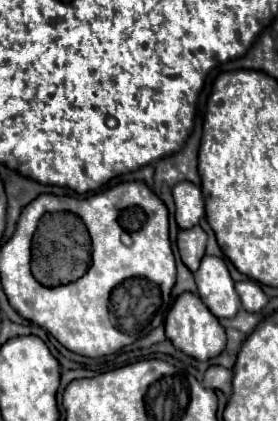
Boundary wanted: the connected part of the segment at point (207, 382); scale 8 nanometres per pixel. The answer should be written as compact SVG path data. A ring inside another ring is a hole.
M212 365L204 373L202 385L208 387L208 389L220 389L228 397L232 393L232 371L224 369L224 367L218 367L218 365Z

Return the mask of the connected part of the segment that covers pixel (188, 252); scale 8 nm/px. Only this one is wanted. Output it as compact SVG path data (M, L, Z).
M196 225L188 231L180 231L176 243L178 243L178 251L180 251L180 257L182 257L184 265L194 273L200 267L200 261L204 257L206 233Z

